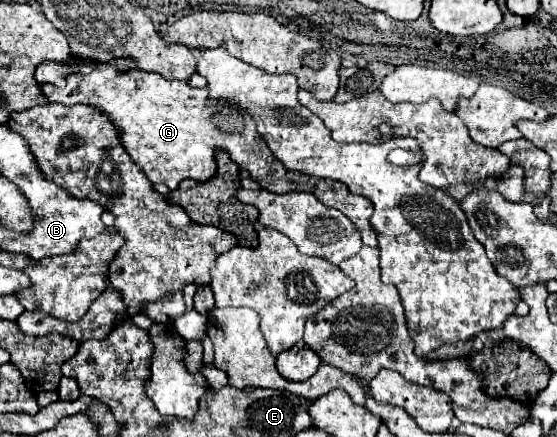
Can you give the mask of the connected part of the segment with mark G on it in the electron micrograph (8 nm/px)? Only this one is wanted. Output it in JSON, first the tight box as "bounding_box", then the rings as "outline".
{"bounding_box":[42,64,376,244],"outline":[[[86,64],[82,70],[80,68],[82,66],[66,76],[64,88],[42,84],[42,94],[48,102],[64,106],[88,104],[108,116],[120,130],[124,150],[152,184],[166,184],[170,190],[176,190],[186,178],[206,182],[216,172],[216,150],[228,150],[230,158],[240,168],[246,168],[254,180],[262,182],[268,176],[270,192],[312,192],[322,204],[346,214],[360,232],[364,244],[376,240],[370,226],[372,202],[368,198],[352,194],[342,182],[336,180],[288,172],[286,166],[270,154],[270,148],[256,130],[254,118],[248,112],[230,106],[226,100],[208,98],[208,88],[192,88],[184,80],[168,80],[160,74],[138,68],[124,72],[110,64]]]}

